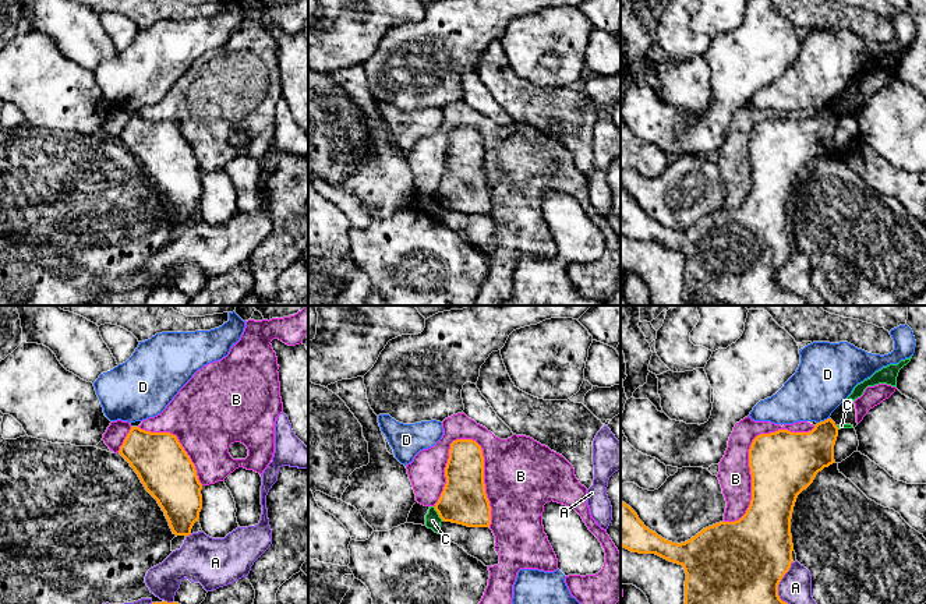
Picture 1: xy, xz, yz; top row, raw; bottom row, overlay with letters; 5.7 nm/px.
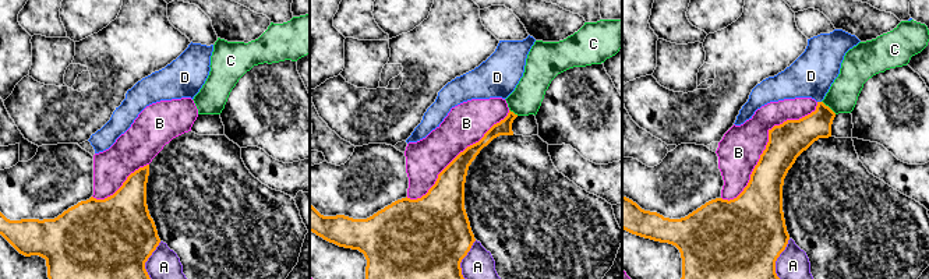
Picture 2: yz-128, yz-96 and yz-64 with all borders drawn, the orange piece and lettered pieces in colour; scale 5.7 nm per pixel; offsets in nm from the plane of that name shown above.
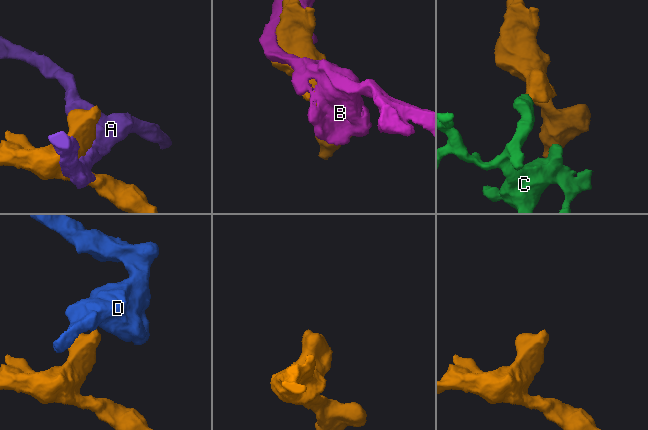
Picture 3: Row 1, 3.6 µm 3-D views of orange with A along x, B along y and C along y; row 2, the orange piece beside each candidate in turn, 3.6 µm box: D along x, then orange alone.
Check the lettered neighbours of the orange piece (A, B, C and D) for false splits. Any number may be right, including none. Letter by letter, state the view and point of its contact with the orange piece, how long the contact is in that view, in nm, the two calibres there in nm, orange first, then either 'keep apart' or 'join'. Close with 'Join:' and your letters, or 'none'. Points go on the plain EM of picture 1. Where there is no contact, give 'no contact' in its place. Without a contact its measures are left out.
A: yz (777, 282) | 340 nm | 480/190 nm | keep apart
B: xz (483, 162) | 550 nm | 260/420 nm | keep apart
C: xz (438, 201) | 100 nm | 260/90 nm | keep apart
D: yz (824, 108) | 80 nm | 280/340 nm | keep apart
Join: none

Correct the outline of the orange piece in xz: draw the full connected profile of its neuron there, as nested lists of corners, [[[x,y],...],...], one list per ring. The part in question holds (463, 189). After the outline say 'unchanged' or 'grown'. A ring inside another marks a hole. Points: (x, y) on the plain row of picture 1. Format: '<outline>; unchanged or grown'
[[[456,127],[450,131],[445,155],[446,172],[435,191],[443,209],[467,215],[489,215],[491,194],[484,172],[484,144],[473,127]]]; unchanged

